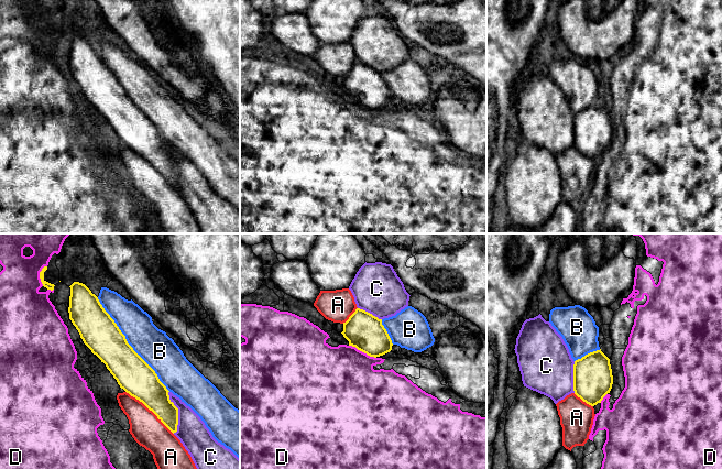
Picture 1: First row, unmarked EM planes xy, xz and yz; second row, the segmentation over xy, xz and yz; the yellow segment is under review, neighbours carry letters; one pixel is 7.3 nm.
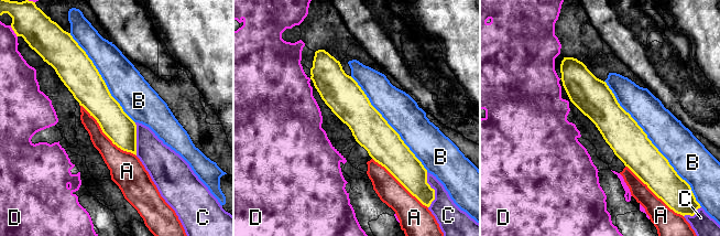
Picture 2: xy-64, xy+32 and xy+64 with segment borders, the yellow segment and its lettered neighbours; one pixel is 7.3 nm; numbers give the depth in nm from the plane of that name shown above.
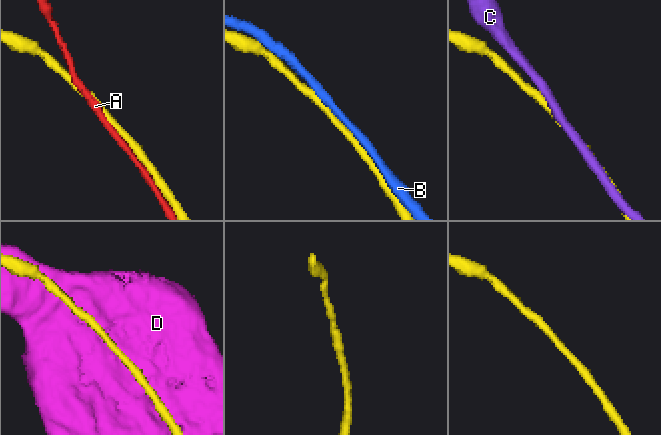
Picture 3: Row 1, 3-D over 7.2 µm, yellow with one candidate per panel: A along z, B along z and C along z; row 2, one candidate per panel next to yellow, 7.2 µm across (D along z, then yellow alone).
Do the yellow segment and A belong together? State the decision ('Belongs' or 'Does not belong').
Does not belong

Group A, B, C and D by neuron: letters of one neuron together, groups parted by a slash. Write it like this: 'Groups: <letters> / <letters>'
Groups: A / B / C / D

